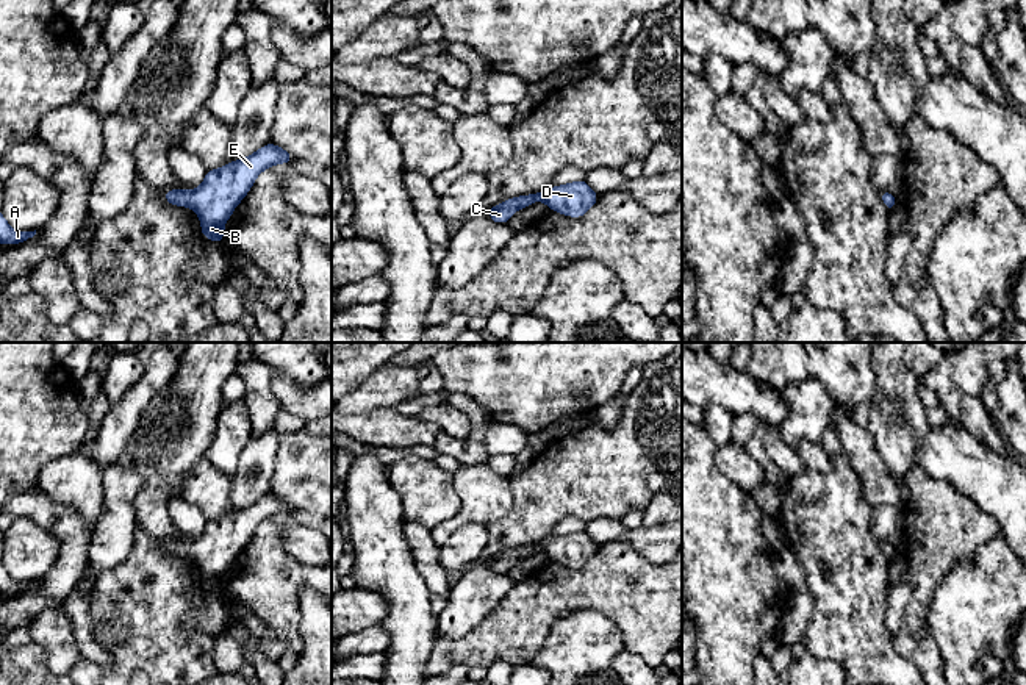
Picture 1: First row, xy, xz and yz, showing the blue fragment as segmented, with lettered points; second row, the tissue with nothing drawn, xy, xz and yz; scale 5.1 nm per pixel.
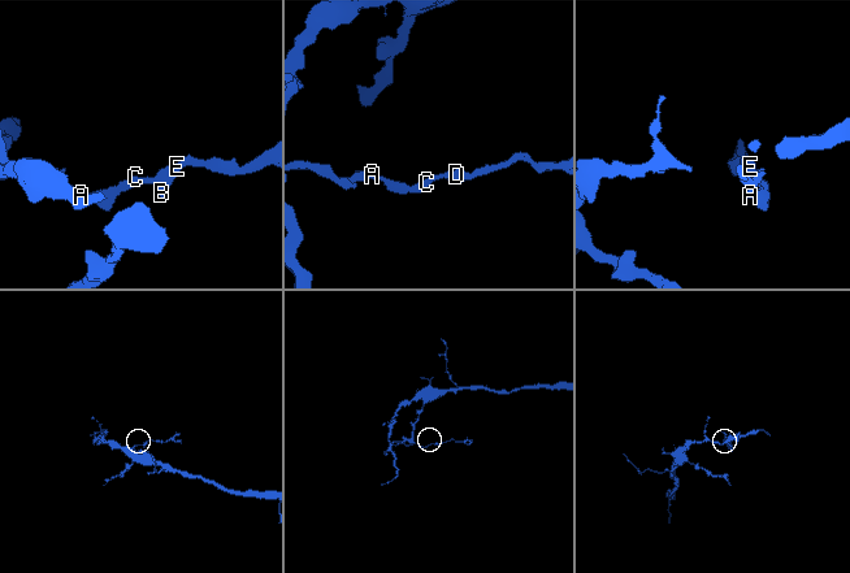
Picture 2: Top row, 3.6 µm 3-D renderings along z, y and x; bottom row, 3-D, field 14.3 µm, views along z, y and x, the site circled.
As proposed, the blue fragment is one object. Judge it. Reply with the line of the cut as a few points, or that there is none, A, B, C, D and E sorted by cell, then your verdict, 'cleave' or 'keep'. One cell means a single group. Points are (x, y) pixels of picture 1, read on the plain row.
cut none; groups A B C D E; keep

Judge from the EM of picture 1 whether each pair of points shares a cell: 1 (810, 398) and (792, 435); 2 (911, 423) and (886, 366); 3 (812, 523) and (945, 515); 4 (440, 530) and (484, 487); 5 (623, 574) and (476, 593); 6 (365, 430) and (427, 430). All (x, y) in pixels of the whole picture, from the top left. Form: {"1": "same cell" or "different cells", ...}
{"1": "same cell", "2": "same cell", "3": "different cells", "4": "same cell", "5": "different cells", "6": "same cell"}

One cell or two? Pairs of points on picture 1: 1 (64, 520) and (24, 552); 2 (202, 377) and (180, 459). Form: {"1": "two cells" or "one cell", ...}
{"1": "two cells", "2": "one cell"}

